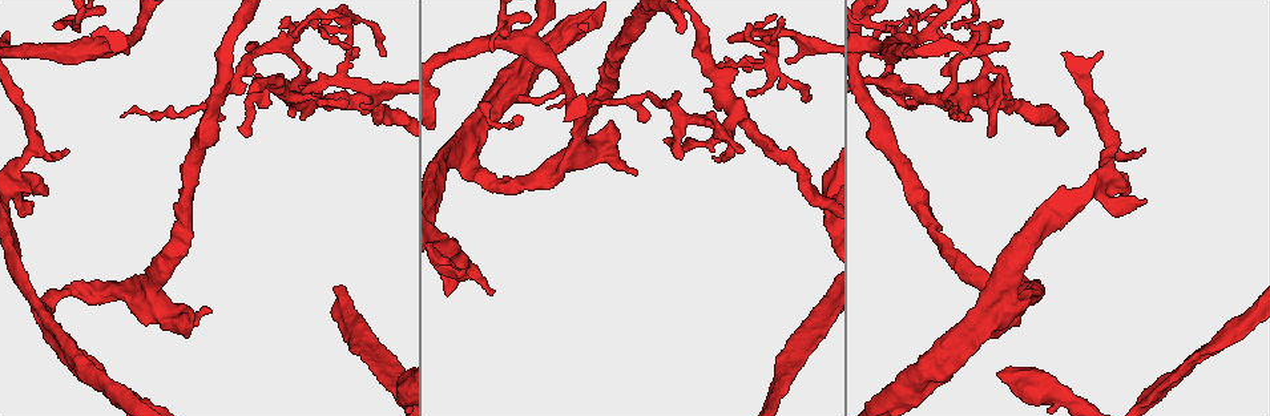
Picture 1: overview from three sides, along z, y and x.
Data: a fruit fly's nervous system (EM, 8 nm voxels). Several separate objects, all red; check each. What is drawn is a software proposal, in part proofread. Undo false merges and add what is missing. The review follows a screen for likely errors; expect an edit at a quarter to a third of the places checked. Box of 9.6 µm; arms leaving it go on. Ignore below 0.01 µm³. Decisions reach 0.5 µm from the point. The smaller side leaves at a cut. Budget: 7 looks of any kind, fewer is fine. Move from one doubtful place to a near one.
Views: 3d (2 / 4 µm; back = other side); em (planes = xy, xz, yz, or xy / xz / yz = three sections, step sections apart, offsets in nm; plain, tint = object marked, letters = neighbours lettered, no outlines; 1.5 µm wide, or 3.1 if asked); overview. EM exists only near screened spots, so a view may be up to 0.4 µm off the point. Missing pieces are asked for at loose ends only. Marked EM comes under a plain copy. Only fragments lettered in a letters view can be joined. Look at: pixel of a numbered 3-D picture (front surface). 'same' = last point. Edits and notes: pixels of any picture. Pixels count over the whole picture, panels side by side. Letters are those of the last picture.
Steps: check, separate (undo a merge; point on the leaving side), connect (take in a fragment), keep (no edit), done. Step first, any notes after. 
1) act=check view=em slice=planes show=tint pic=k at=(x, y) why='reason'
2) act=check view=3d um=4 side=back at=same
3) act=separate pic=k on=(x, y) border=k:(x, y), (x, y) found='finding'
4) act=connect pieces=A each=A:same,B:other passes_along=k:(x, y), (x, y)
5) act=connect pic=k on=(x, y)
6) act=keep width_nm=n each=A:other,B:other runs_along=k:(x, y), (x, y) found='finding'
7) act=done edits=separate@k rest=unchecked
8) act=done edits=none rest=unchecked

act=check view=em slice=xz step=4 show=tint pic=1 at=(66, 23) why='an open end'

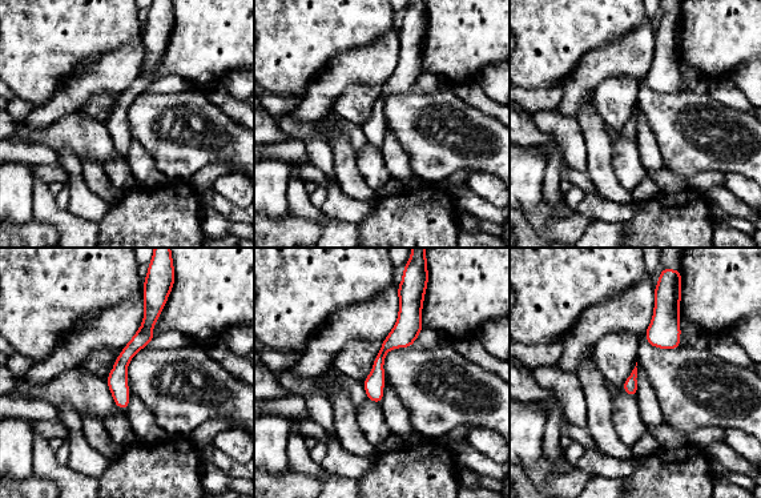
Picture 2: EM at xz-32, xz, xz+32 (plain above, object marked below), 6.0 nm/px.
act=check view=em slice=planes show=letters at=same why='cut it another way'

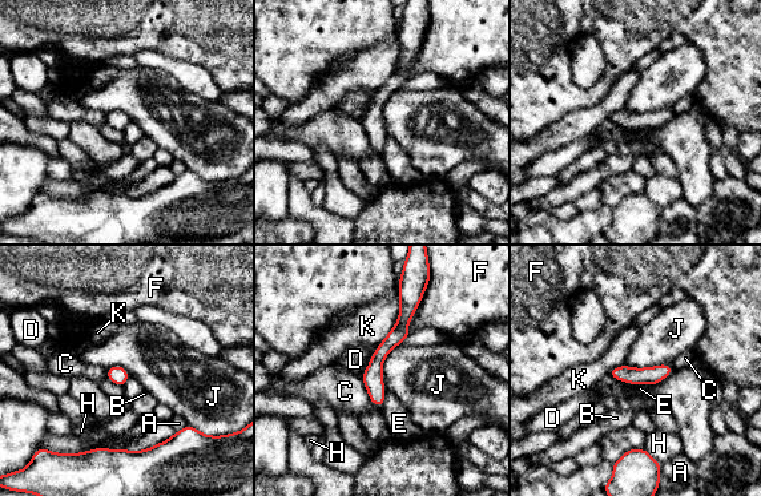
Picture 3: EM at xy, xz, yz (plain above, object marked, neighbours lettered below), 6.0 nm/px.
act=keep each=A:other,B:other,C:other,D:other,E:other,F:other,H:other,J:other,K:other border=3:(399, 343), (382, 365), (383, 392) found='none of them fits'

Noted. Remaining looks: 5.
act=check view=em slice=planes show=tint pic=1 at=(289, 116) why='thick end'

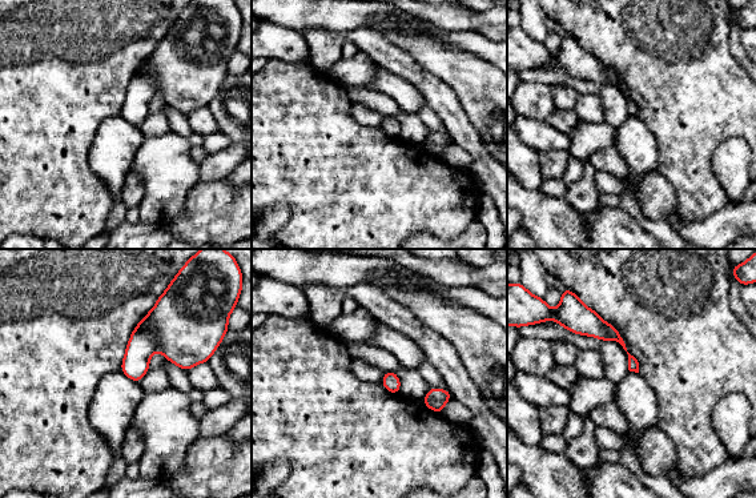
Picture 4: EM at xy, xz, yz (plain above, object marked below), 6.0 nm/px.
act=check view=em slice=planes show=letters at=same

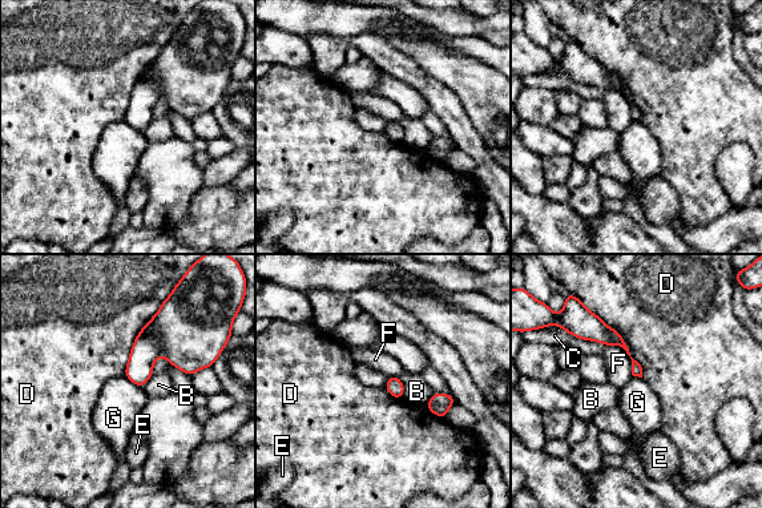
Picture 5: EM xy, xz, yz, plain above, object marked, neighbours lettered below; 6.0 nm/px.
act=keep each=B:other,C:other,D:other,E:other,F:other,G:other runs_along=5:(577, 331), (616, 338), (638, 373) found='no lettered fragment goes on from it'

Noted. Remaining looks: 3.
act=check view=3d um=2 pic=1 at=(753, 95) why='thin end'

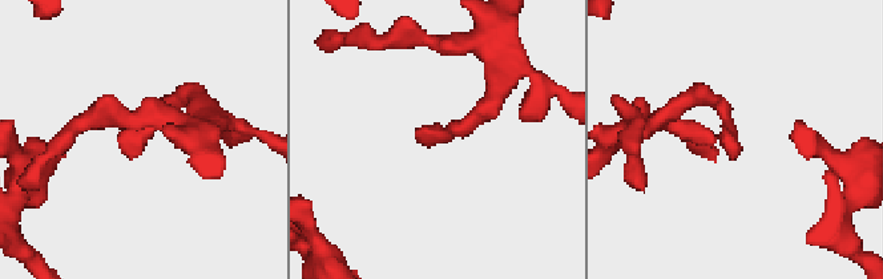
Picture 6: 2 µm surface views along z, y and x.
act=check view=em slice=planes show=letters pic=6 at=(434, 140)

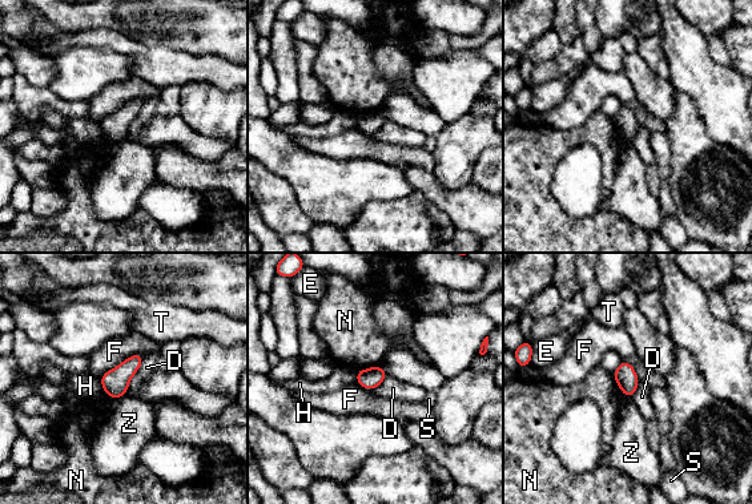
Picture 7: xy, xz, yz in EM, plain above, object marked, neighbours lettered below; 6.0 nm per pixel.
act=keep longest_contact=F:300nm each=D:other,E:other,F:other,H:other,N:other,S:other,T:other,Z:other found='none of them fits'

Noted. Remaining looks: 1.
act=done edits=none rest=unchecked

